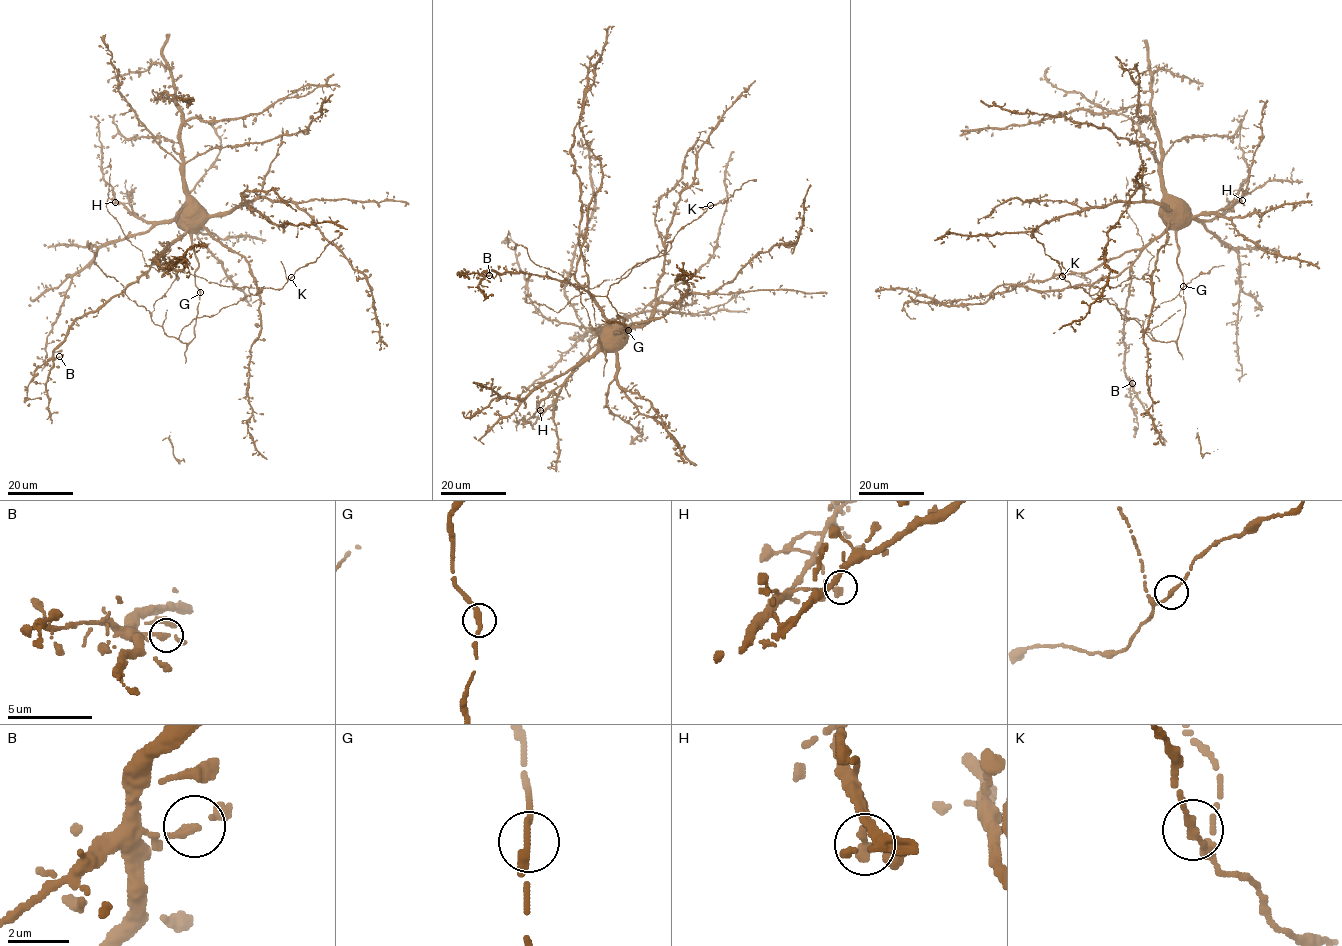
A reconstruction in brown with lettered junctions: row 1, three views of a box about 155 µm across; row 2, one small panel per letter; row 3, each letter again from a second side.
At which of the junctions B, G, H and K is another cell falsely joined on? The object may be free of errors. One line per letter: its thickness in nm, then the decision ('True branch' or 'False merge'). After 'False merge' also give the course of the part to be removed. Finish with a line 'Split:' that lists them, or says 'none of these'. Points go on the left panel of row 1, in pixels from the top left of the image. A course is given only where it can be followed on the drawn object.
B: Thickness 240 nm. True branch
G: Thickness 260 nm. True branch
H: Thickness 260 nm. True branch
K: Thickness 240 nm. True branch
Split: none of these

